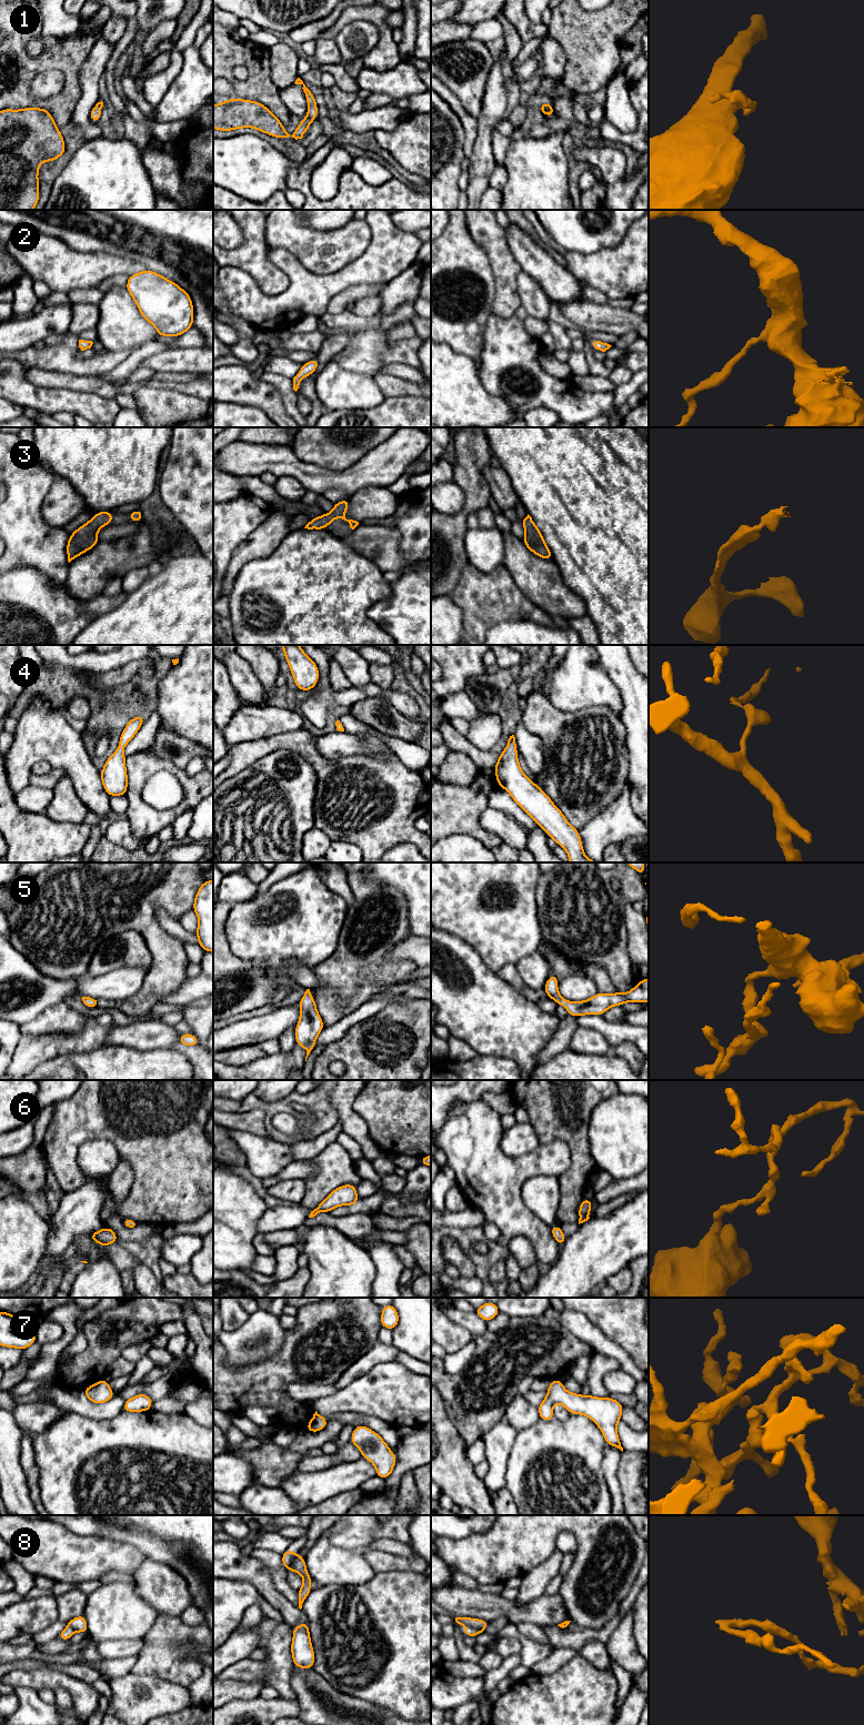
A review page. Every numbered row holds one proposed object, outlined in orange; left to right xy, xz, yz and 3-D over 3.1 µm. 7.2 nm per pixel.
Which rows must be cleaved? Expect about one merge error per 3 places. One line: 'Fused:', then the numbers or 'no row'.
Fused: 8

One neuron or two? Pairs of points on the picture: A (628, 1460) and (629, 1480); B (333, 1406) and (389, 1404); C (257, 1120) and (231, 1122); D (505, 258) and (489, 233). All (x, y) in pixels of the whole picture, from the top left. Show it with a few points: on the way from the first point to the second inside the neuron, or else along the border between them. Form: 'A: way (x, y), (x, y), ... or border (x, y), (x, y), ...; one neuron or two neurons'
A: way (629, 1464), (629, 1475); one neuron
B: way (347, 1402), (375, 1402); one neuron
C: way (250, 1121), (238, 1121); one neuron
D: way (500, 252), (492, 239); one neuron

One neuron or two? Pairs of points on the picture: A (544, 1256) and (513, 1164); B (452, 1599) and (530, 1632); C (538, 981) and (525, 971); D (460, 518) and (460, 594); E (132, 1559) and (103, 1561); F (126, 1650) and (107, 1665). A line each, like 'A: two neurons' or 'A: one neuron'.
A: one neuron
B: two neurons
C: one neuron
D: two neurons
E: one neuron
F: two neurons

